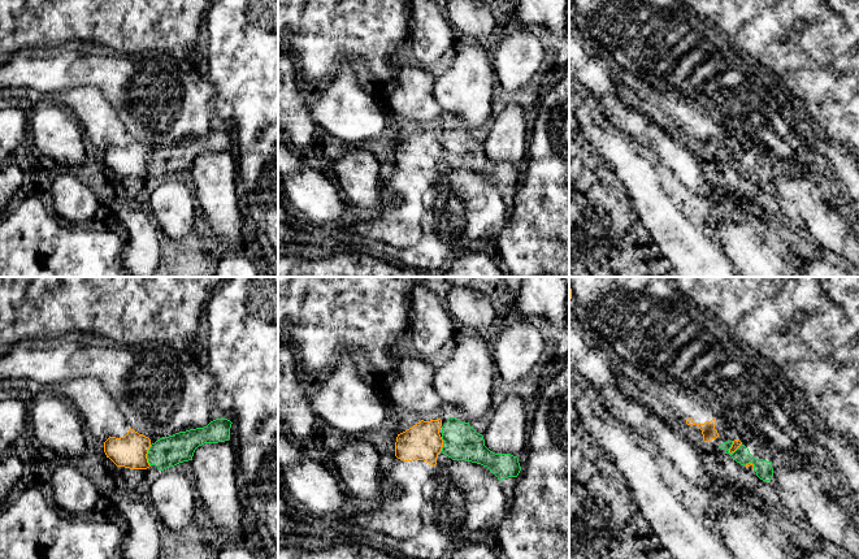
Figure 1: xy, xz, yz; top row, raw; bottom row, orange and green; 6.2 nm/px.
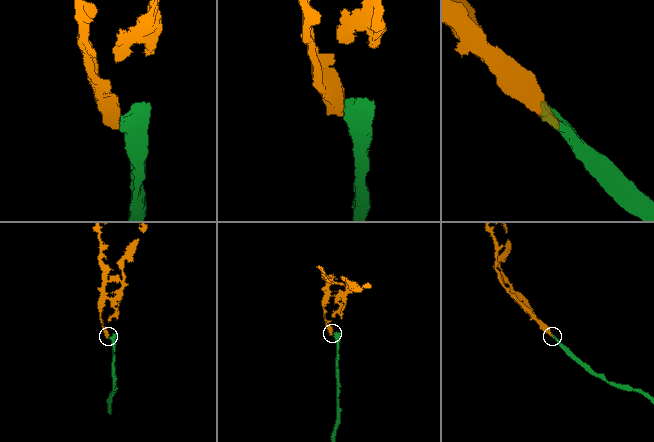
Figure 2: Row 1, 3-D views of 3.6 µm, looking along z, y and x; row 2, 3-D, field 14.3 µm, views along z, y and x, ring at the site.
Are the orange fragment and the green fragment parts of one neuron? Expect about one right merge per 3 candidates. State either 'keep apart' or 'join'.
join

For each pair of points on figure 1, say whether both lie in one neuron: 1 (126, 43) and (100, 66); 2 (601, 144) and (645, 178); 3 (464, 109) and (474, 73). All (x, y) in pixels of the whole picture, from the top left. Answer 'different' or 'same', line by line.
1: different
2: same
3: same

